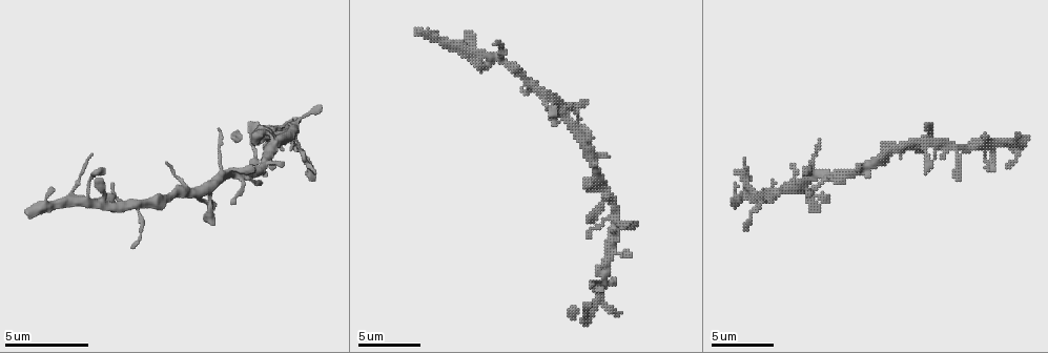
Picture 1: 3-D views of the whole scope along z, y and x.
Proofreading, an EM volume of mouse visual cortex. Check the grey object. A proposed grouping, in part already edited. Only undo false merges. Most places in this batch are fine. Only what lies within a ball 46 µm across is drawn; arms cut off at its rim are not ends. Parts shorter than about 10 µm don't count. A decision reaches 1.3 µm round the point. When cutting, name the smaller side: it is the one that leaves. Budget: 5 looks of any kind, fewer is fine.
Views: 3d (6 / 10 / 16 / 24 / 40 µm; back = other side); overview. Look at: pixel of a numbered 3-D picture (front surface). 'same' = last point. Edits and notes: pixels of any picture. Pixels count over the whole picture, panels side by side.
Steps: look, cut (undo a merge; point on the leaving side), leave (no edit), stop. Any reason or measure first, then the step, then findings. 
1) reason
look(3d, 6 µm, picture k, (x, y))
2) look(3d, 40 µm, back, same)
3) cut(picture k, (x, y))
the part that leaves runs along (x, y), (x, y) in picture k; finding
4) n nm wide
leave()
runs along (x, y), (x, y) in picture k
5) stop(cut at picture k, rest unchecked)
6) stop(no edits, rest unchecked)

three arms meet
look(3d, 16 µm, picture 1, (912, 142))

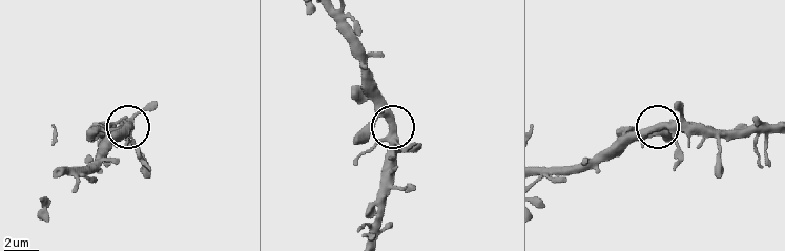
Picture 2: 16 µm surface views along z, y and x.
350 nm wide
leave()
all the same cell

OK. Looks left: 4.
look(3d, 10 µm, picture 1, (587, 142))

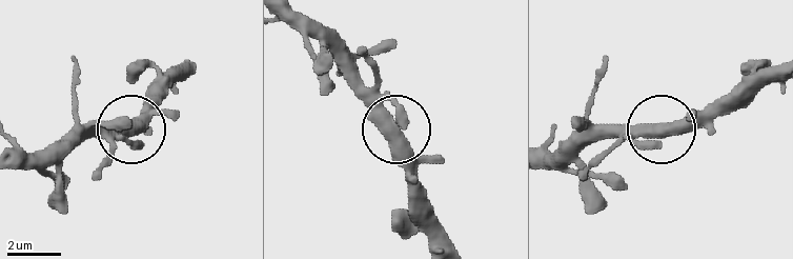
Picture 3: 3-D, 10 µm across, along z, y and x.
side arm 18 µm
leave()
all the same cell

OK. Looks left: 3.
three arms meet
look(3d, 10 µm, picture 1, (477, 55))

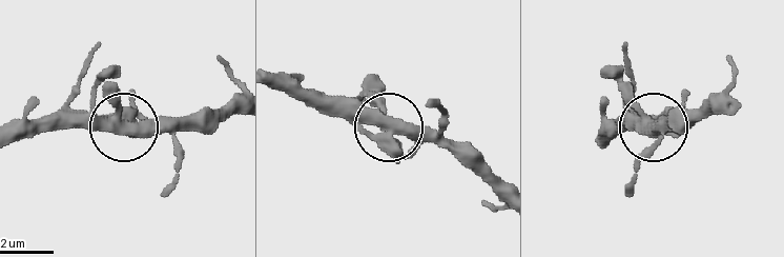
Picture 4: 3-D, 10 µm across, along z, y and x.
look(3d, 6 µm, picture 4, (387, 130))

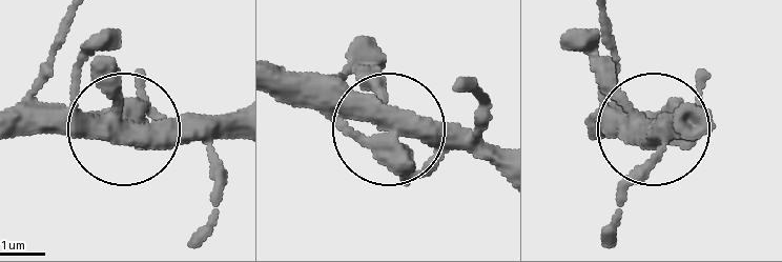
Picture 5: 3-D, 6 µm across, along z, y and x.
leave()
runs along (494, 165), (404, 132), (348, 132), (280, 98) in picture 5; continuous, no second cell

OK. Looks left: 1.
stop(no edits, rest unchecked)

